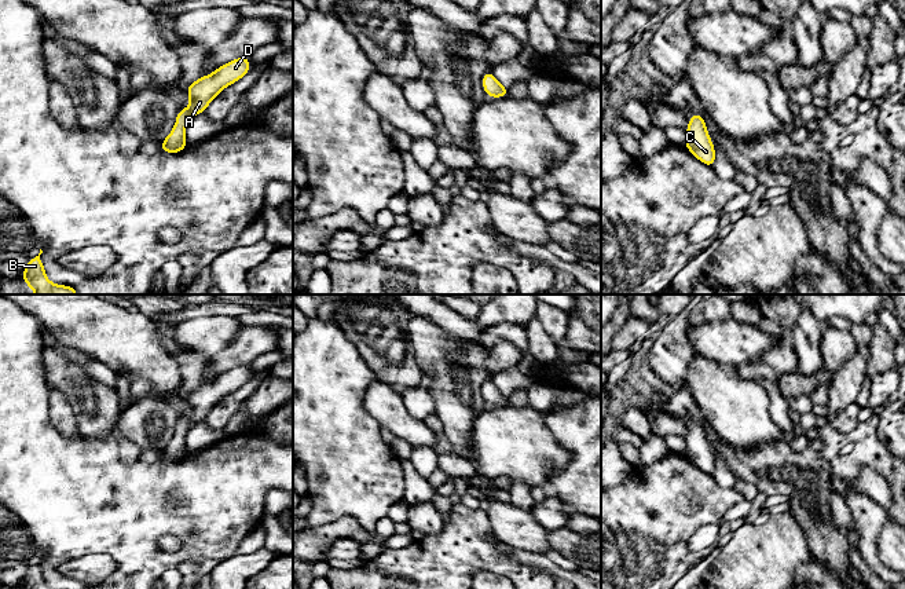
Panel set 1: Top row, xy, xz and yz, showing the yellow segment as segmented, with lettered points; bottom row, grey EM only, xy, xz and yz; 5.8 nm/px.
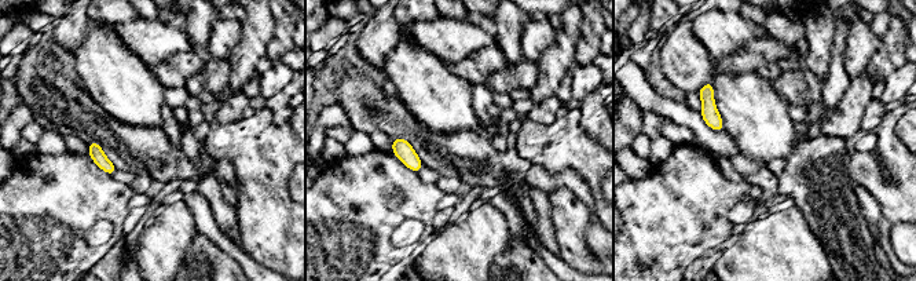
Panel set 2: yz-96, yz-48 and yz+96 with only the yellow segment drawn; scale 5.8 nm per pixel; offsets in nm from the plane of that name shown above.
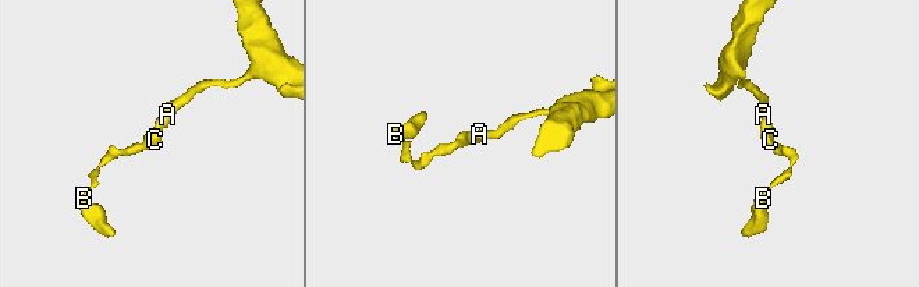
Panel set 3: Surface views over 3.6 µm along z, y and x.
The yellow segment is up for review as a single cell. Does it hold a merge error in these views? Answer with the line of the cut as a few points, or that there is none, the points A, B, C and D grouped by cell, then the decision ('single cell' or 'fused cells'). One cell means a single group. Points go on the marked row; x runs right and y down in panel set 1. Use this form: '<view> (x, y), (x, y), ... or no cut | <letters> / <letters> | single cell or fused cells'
no cut | A B C D | single cell

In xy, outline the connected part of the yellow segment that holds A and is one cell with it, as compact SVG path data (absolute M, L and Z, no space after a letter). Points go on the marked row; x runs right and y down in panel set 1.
M235 58L231 62L213 70L187 85L190 106L179 110L176 122L166 139L161 140L162 153L180 153L187 147L186 125L199 113L204 113L208 105L228 85L241 80L250 70L249 58Z

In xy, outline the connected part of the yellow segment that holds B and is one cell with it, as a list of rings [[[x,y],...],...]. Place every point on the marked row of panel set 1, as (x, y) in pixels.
[[[40,249],[40,253],[28,261],[22,272],[25,283],[33,289],[34,294],[77,294],[74,288],[52,283],[47,278],[44,264],[40,260],[41,253]]]

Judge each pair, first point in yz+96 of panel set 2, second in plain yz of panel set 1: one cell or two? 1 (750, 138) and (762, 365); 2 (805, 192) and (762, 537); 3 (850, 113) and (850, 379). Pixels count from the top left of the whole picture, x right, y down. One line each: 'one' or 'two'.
1: two
2: two
3: one

